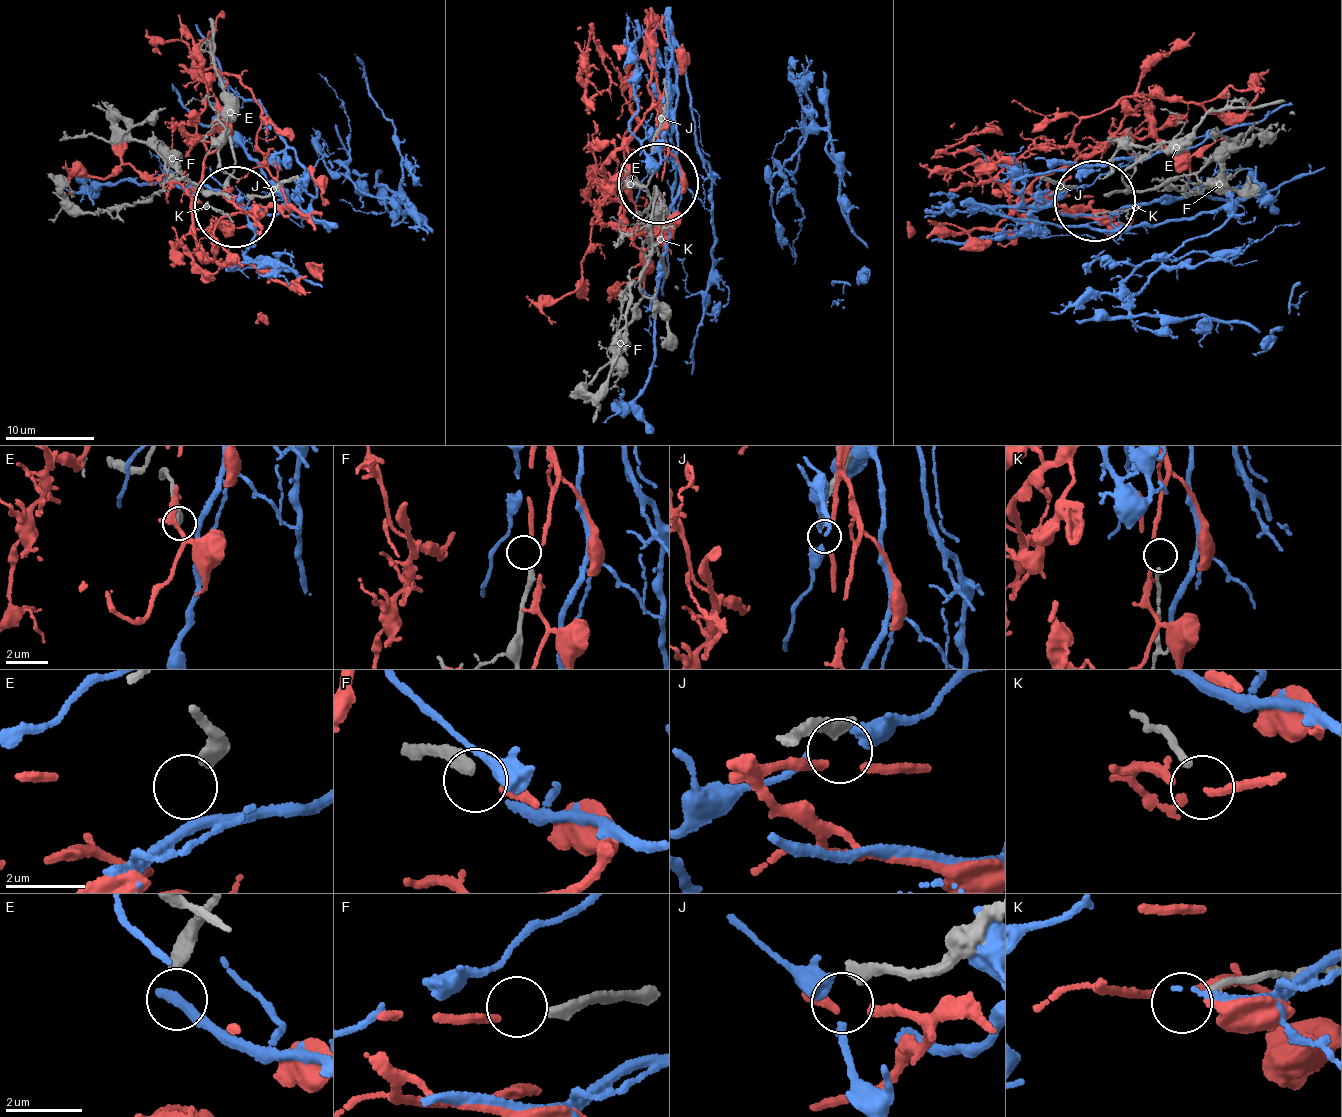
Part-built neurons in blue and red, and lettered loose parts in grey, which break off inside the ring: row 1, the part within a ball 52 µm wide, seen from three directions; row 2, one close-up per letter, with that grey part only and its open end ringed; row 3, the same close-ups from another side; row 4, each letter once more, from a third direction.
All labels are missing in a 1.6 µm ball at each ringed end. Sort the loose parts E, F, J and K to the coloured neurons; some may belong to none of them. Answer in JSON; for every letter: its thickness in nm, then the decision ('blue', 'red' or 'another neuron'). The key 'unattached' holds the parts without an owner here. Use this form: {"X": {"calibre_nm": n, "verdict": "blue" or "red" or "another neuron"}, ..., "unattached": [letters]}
{"E": {"calibre_nm": 400, "verdict": "another neuron"}, "F": {"calibre_nm": 320, "verdict": "red"}, "J": {"calibre_nm": 280, "verdict": "another neuron"}, "K": {"calibre_nm": 170, "verdict": "another neuron"}, "unattached": ["E", "J", "K"]}

